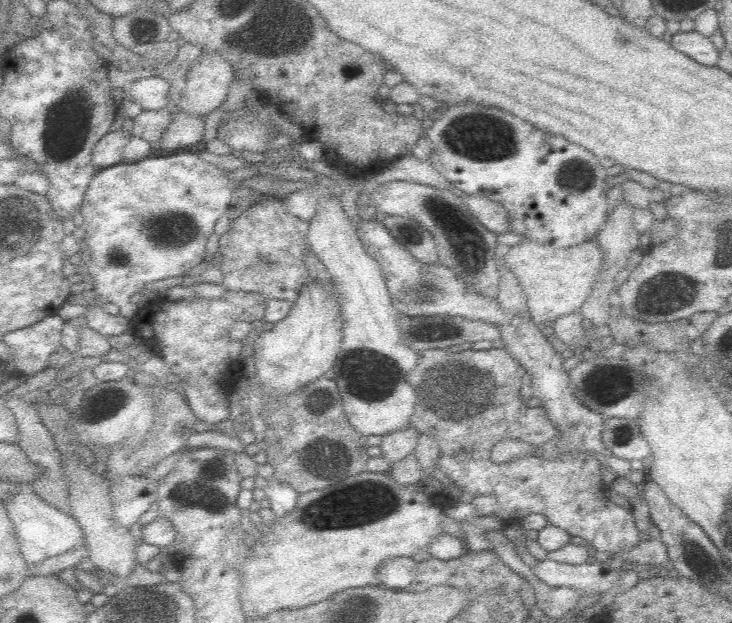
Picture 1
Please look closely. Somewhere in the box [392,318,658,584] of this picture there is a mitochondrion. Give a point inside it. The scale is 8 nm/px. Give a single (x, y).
(440, 382)

